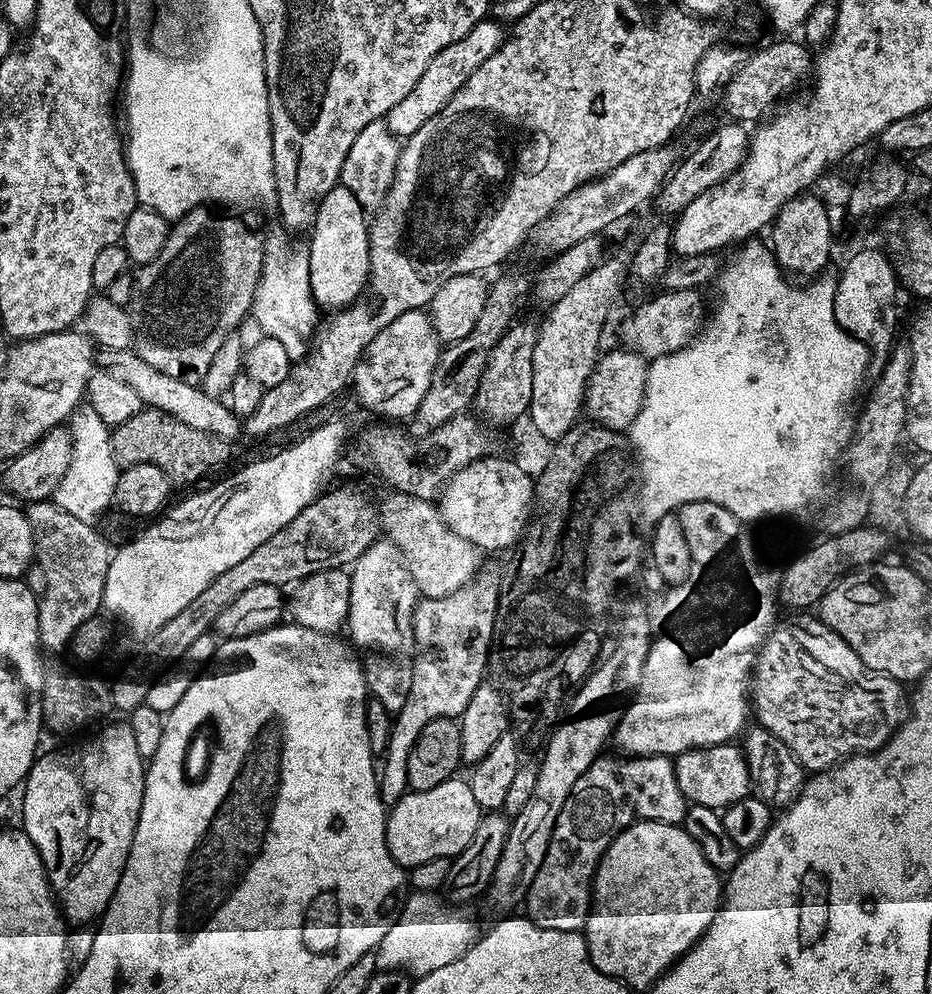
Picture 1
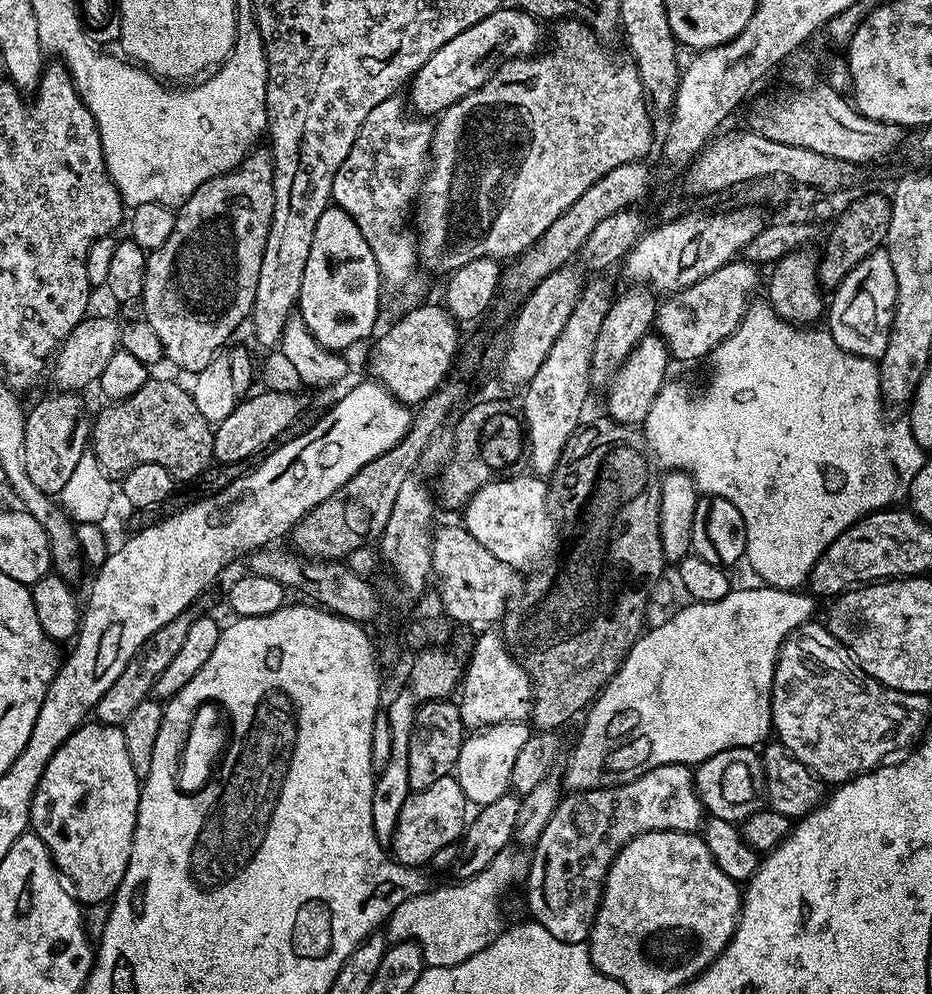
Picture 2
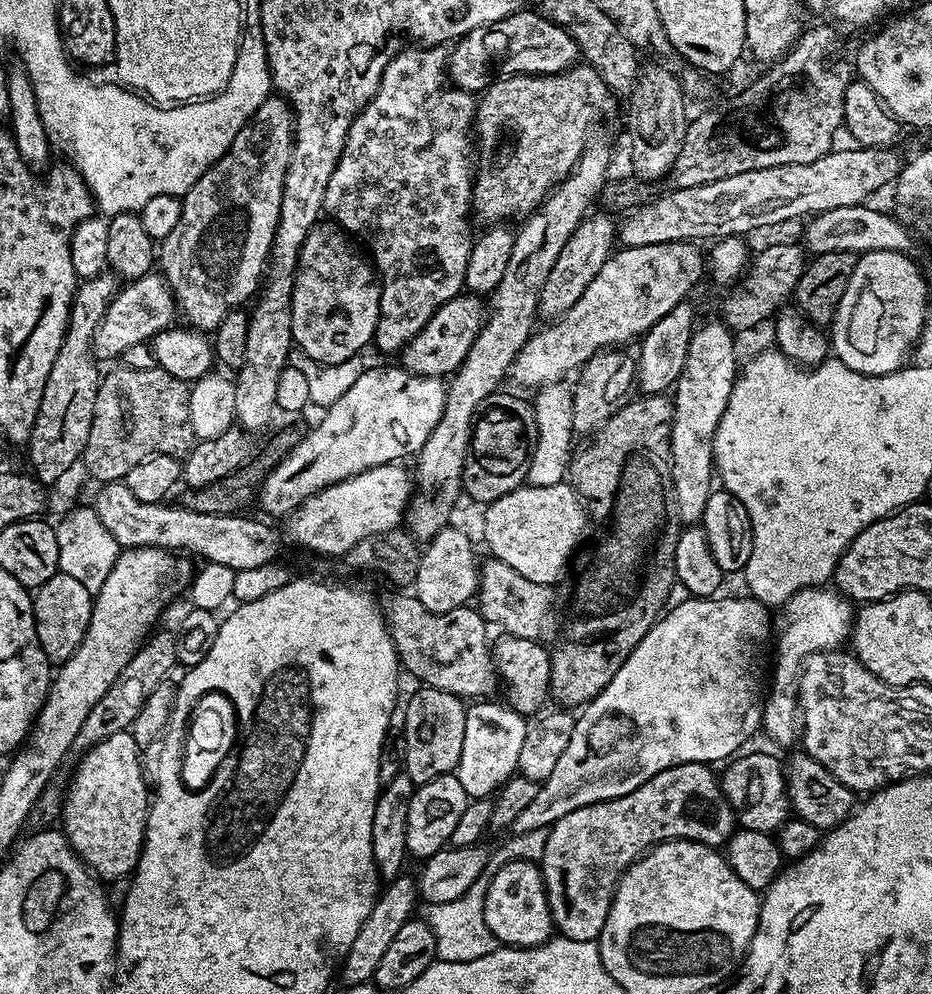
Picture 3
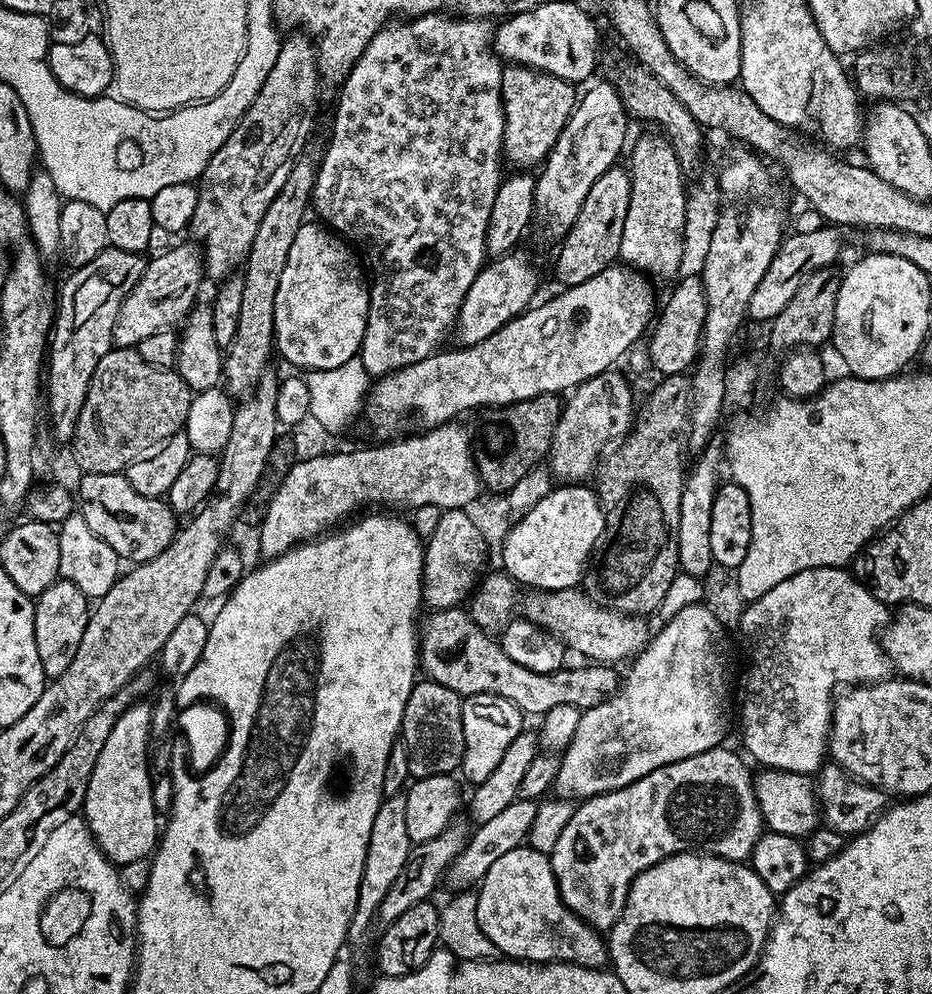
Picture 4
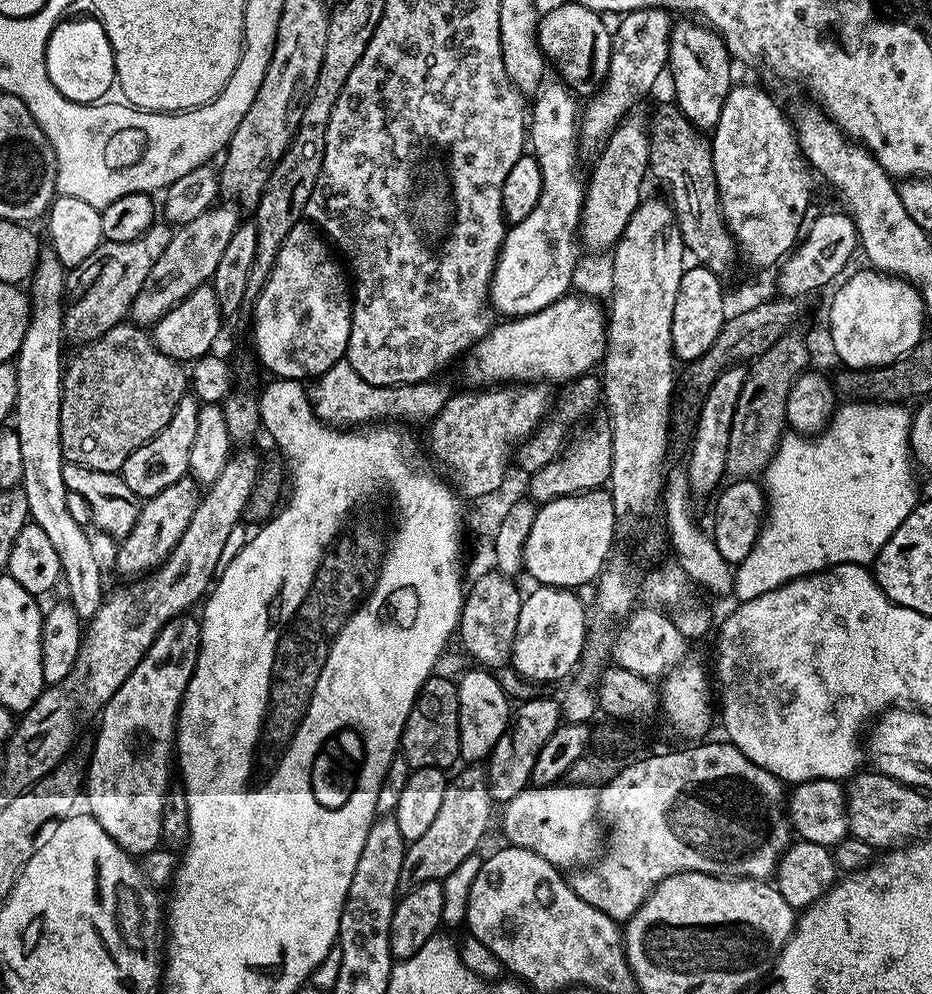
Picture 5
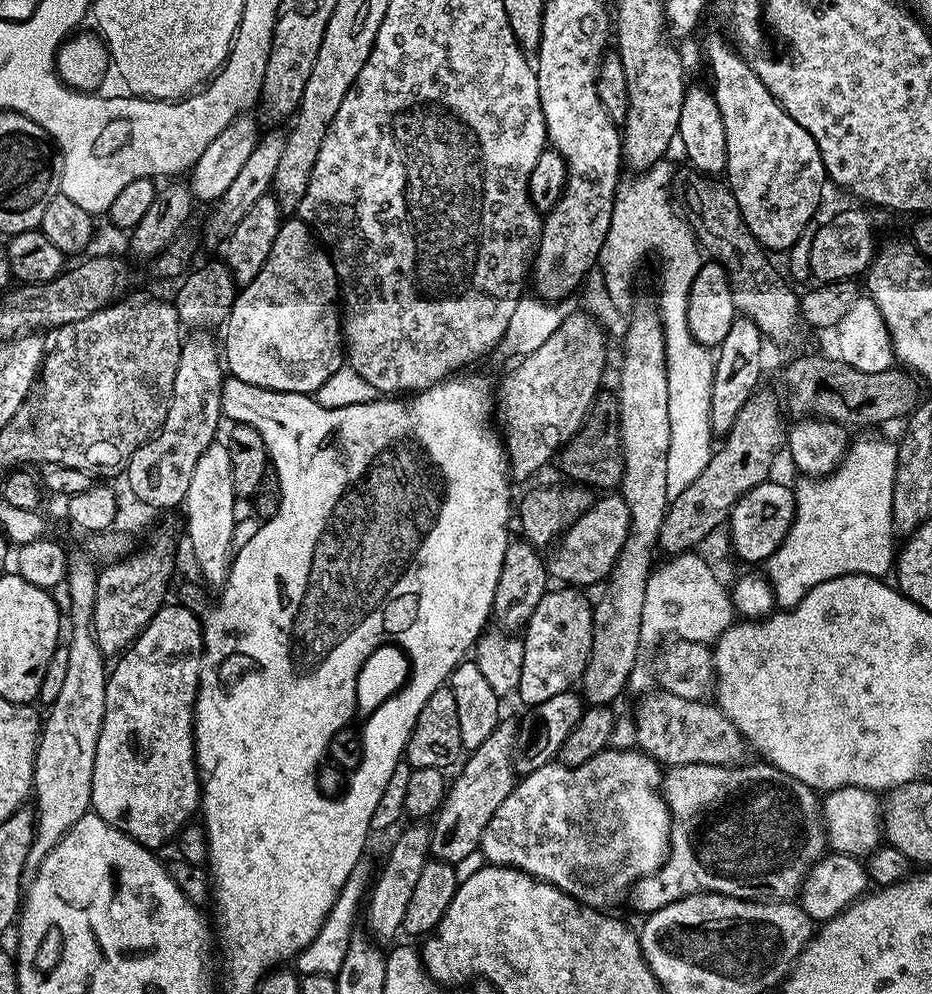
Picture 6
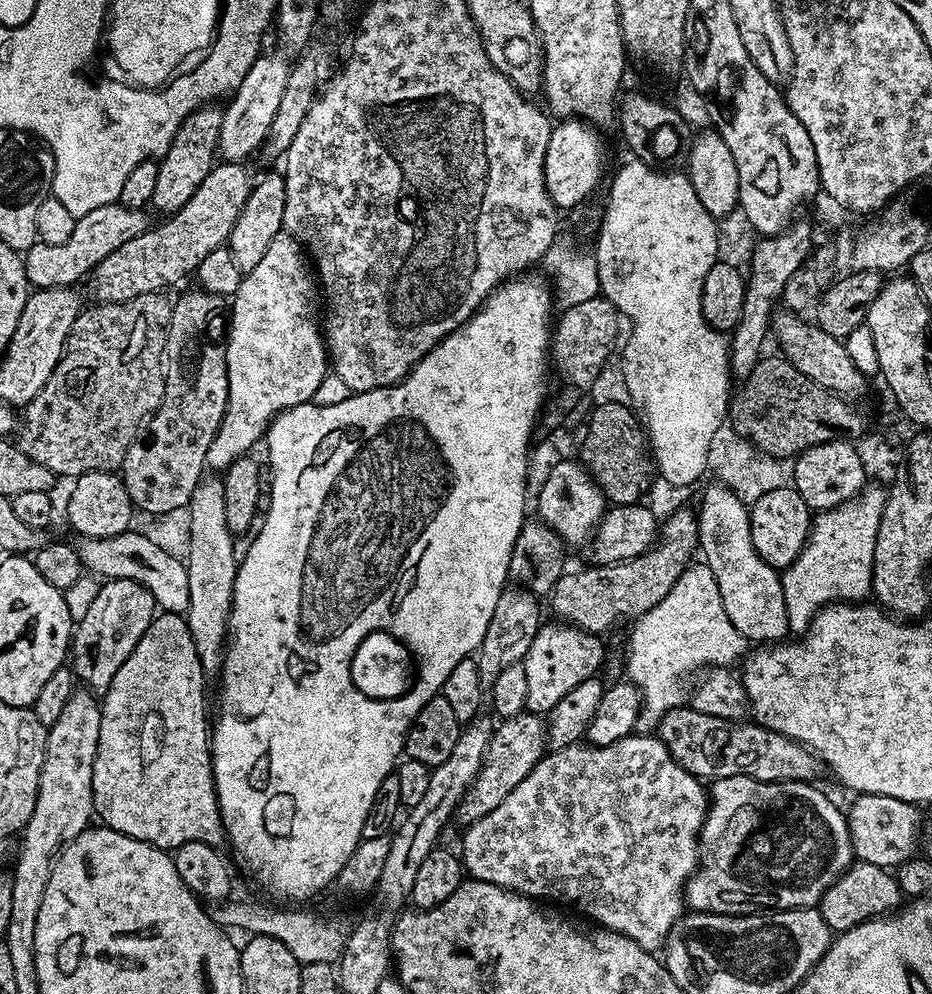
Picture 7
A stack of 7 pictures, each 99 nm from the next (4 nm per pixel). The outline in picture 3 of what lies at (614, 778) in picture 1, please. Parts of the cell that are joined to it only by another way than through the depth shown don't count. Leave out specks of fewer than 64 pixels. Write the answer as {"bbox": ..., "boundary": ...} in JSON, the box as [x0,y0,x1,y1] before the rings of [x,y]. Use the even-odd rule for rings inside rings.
{"bbox":[539,763,738,942],"boundary":[[[707,763],[675,765],[673,766],[673,768],[662,770],[661,773],[659,773],[654,778],[650,778],[642,786],[638,786],[638,790],[634,790],[630,794],[626,794],[625,796],[619,796],[618,798],[614,798],[613,800],[603,800],[602,802],[598,802],[597,804],[591,804],[590,806],[582,806],[578,810],[574,810],[570,814],[566,814],[557,824],[551,825],[551,827],[549,827],[549,838],[546,839],[545,854],[544,857],[539,861],[539,866],[540,873],[542,873],[544,876],[544,889],[546,890],[546,898],[548,899],[548,905],[550,906],[552,923],[554,925],[555,931],[559,933],[559,935],[565,936],[567,940],[573,940],[574,942],[586,942],[587,940],[599,941],[602,926],[606,926],[606,914],[610,914],[610,906],[612,905],[612,899],[614,898],[614,894],[616,893],[616,883],[620,881],[621,876],[624,875],[624,871],[626,871],[630,867],[630,865],[635,862],[635,860],[639,860],[640,857],[648,851],[648,849],[656,847],[656,845],[661,844],[663,840],[693,840],[694,842],[698,842],[699,844],[707,844],[709,846],[723,846],[727,844],[728,838],[732,835],[734,829],[737,827],[738,821],[735,812],[733,812],[732,810],[732,807],[728,805],[728,799],[724,797],[724,792],[720,788],[720,782],[717,773],[714,774],[711,772],[711,770],[713,769],[709,767]]]}

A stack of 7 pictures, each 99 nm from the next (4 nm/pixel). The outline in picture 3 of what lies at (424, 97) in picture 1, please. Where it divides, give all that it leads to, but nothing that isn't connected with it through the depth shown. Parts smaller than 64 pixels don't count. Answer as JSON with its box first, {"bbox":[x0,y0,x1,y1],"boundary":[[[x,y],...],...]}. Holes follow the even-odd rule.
{"bbox":[447,10,578,94],"boundary":[[[521,10],[502,18],[498,22],[490,22],[470,30],[451,45],[448,57],[447,75],[457,88],[473,94],[488,87],[499,76],[555,76],[573,67],[578,60],[578,49],[574,38],[562,26],[550,22],[539,11]]]}

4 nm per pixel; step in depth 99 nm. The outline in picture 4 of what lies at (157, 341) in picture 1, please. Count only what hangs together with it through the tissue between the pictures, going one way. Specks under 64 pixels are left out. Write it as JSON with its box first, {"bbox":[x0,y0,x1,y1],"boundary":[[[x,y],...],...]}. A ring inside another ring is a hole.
{"bbox":[190,34,322,281],"boundary":[[[304,34],[285,35],[278,50],[278,62],[274,62],[266,83],[262,90],[258,90],[258,98],[250,102],[250,110],[246,110],[218,154],[210,158],[198,181],[198,206],[194,206],[190,232],[197,236],[195,239],[202,245],[202,263],[209,281],[227,280],[247,260],[254,234],[258,234],[258,226],[262,223],[262,214],[266,214],[266,206],[270,206],[278,190],[286,186],[286,178],[290,178],[294,162],[303,154],[304,145],[309,143],[312,119],[316,116],[316,91],[320,87],[322,81],[320,69],[316,67],[315,43]]]}

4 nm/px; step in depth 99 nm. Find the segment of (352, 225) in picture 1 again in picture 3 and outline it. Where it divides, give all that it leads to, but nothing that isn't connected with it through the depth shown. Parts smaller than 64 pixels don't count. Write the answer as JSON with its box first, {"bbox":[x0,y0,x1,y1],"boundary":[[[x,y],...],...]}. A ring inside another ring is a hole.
{"bbox":[292,222,380,364],"boundary":[[[335,222],[324,223],[315,224],[300,251],[296,285],[292,291],[292,342],[319,364],[341,364],[351,356],[360,356],[363,348],[373,343],[380,317],[380,282],[369,257],[351,244],[349,233]]]}

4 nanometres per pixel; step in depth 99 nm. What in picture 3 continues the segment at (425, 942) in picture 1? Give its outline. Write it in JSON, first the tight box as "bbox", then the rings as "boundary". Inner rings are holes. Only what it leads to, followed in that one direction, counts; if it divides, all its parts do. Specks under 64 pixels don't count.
{"bbox":[424,827,549,962],"boundary":[[[539,827],[537,830],[519,832],[509,835],[509,839],[496,850],[489,853],[485,873],[480,875],[461,898],[451,902],[425,905],[424,919],[434,930],[437,959],[452,962],[473,961],[485,957],[500,946],[496,935],[486,925],[485,894],[488,889],[489,875],[496,873],[502,866],[514,860],[539,863],[544,857],[546,839],[549,838],[549,827]]]}

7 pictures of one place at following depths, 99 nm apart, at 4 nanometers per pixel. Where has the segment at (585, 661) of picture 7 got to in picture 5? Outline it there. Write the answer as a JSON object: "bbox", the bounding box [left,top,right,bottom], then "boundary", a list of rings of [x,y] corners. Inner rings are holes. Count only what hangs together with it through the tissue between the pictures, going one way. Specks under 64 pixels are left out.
{"bbox":[510,585,590,685],"boundary":[[[537,585],[533,591],[523,597],[518,614],[518,630],[514,634],[514,650],[510,661],[511,667],[525,680],[533,685],[552,684],[555,680],[567,681],[575,673],[580,655],[584,649],[584,641],[588,639],[590,627],[587,607],[583,606],[575,591],[565,588]]]}

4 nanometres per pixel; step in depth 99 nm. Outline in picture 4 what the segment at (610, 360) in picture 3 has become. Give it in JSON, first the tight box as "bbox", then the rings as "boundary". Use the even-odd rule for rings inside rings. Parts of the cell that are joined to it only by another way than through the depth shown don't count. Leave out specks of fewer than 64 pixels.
{"bbox":[546,370,634,482],"boundary":[[[609,370],[571,389],[562,404],[560,420],[546,457],[546,467],[560,482],[584,482],[597,471],[602,457],[628,435],[634,423],[632,388],[620,370]]]}

